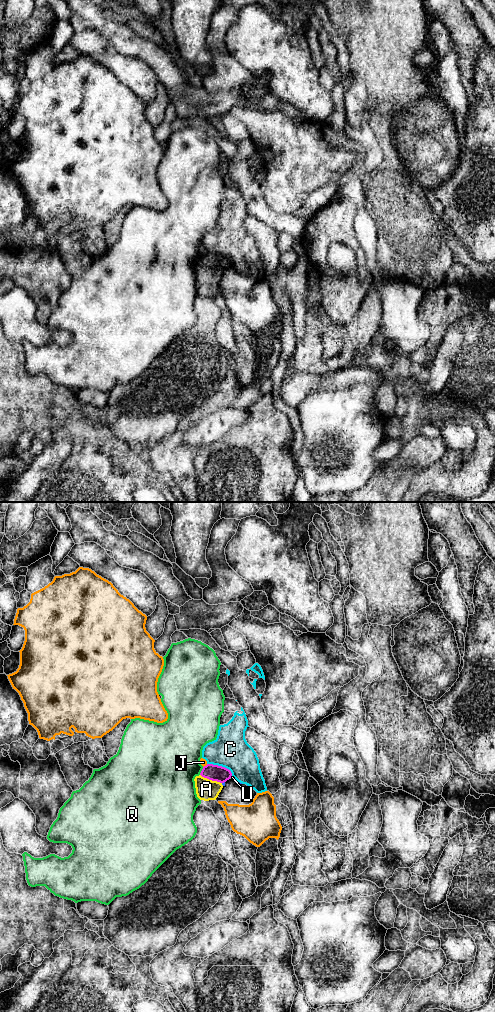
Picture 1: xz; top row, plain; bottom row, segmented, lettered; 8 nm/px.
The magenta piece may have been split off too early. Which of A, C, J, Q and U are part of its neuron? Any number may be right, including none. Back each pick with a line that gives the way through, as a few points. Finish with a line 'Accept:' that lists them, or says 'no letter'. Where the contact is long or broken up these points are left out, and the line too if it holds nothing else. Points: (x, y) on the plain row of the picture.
A: Path across: xz (212, 260), (211, 267), (206, 277)
Accept: A

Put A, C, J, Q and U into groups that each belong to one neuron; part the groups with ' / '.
A / C / J / Q / U

